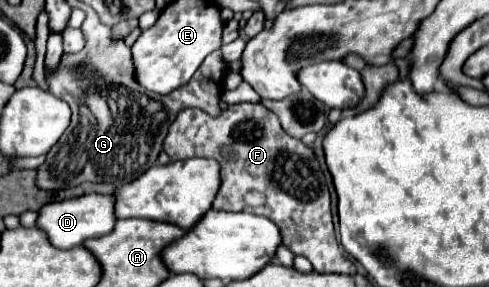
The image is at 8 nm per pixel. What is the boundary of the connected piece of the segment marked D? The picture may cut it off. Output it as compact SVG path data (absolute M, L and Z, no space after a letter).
M85 194L79 198L69 198L69 200L53 200L37 212L37 228L43 230L49 238L49 242L55 248L73 248L81 246L83 240L87 238L99 238L109 234L113 230L115 214L113 214L113 196L101 196L101 194Z

